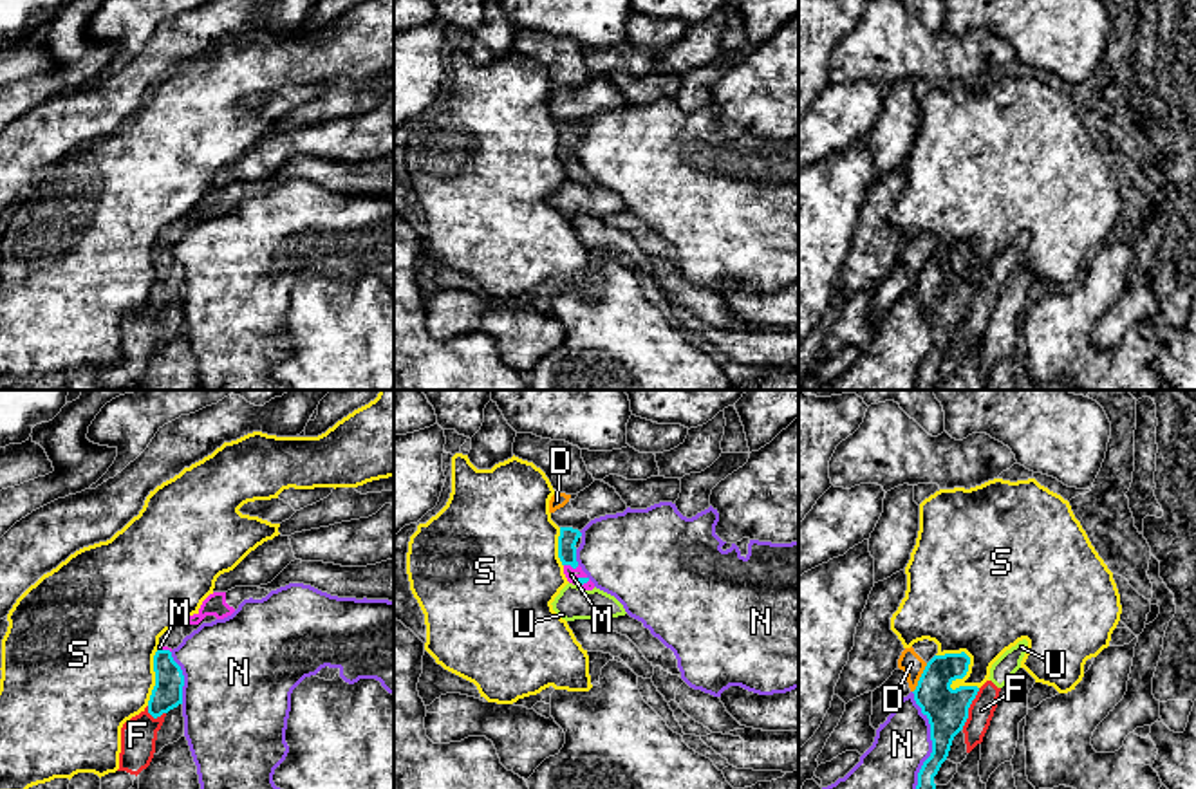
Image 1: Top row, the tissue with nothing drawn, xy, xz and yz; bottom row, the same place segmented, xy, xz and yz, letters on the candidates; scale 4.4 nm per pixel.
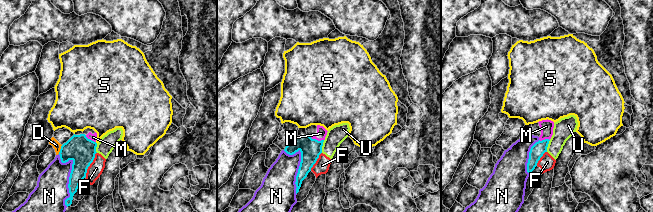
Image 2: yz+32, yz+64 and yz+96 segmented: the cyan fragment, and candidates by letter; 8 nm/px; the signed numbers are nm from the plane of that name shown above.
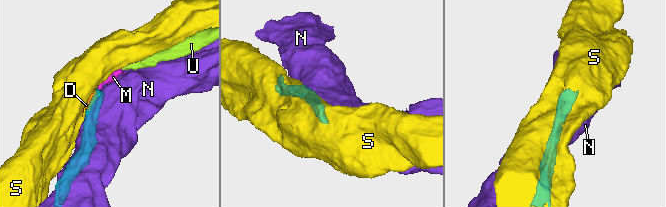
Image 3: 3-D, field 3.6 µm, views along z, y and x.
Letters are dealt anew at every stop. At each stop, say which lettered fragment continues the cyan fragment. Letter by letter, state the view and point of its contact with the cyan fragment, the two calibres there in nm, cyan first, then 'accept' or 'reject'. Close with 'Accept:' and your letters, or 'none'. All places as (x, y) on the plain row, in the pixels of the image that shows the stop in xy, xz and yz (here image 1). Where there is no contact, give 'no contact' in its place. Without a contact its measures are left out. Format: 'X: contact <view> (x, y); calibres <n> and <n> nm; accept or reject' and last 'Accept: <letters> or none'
D: contact yz (920, 273); calibres 190 and 100 nm; reject
F: contact yz (969, 302); calibres 190 and 110 nm; reject
M: contact xz (571, 161); calibres 90 and 60 nm; accept
N: contact yz (933, 338); calibres 190 and 280 nm; reject
S: contact yz (967, 266); calibres 190 and 360 nm; reject
U: contact xz (577, 179); calibres 40 and 150 nm; reject
Accept: M

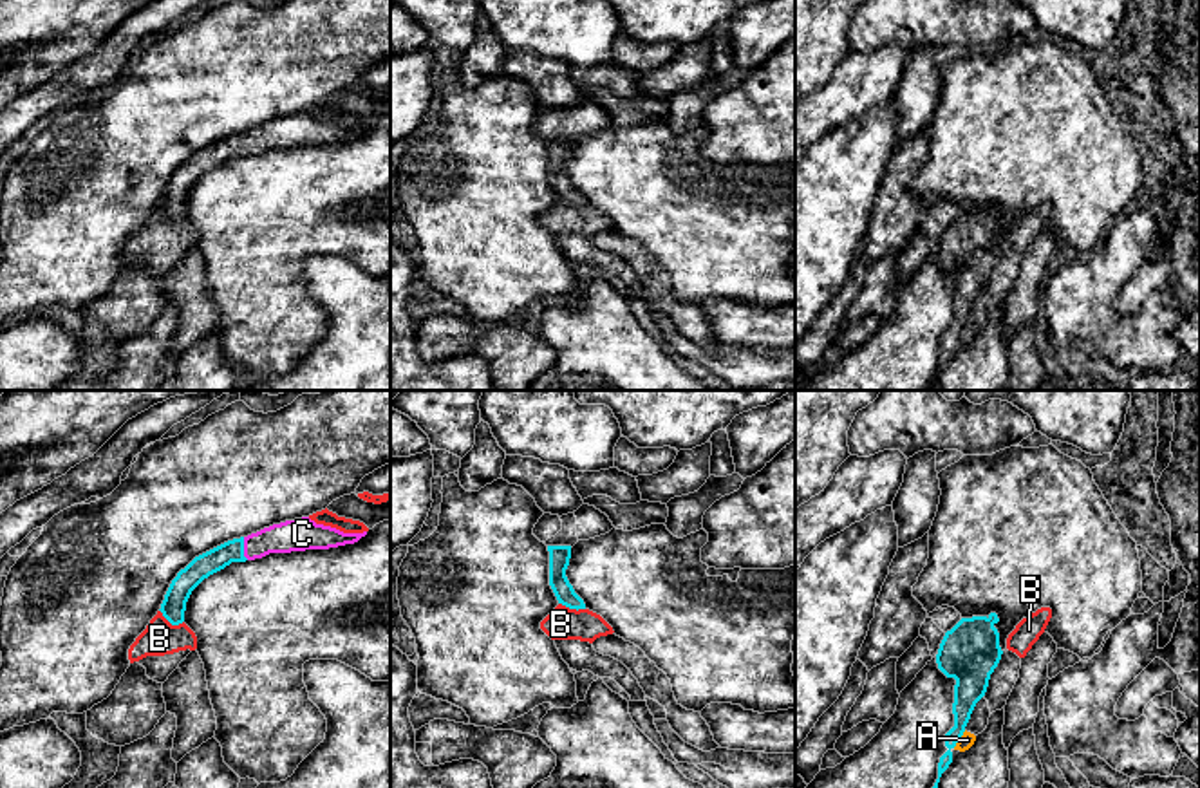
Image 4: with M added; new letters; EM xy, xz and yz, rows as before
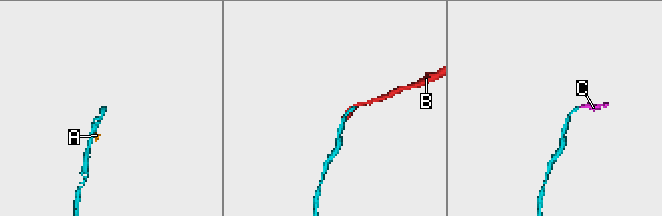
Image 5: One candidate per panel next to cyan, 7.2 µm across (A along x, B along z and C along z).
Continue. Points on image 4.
A: contact yz (960, 333); calibres 140 and 70 nm; reject
B: contact xy (170, 217); calibres 110 and 150 nm; reject
C: contact xy (243, 143); calibres 100 and 140 nm; accept
Accept: C

